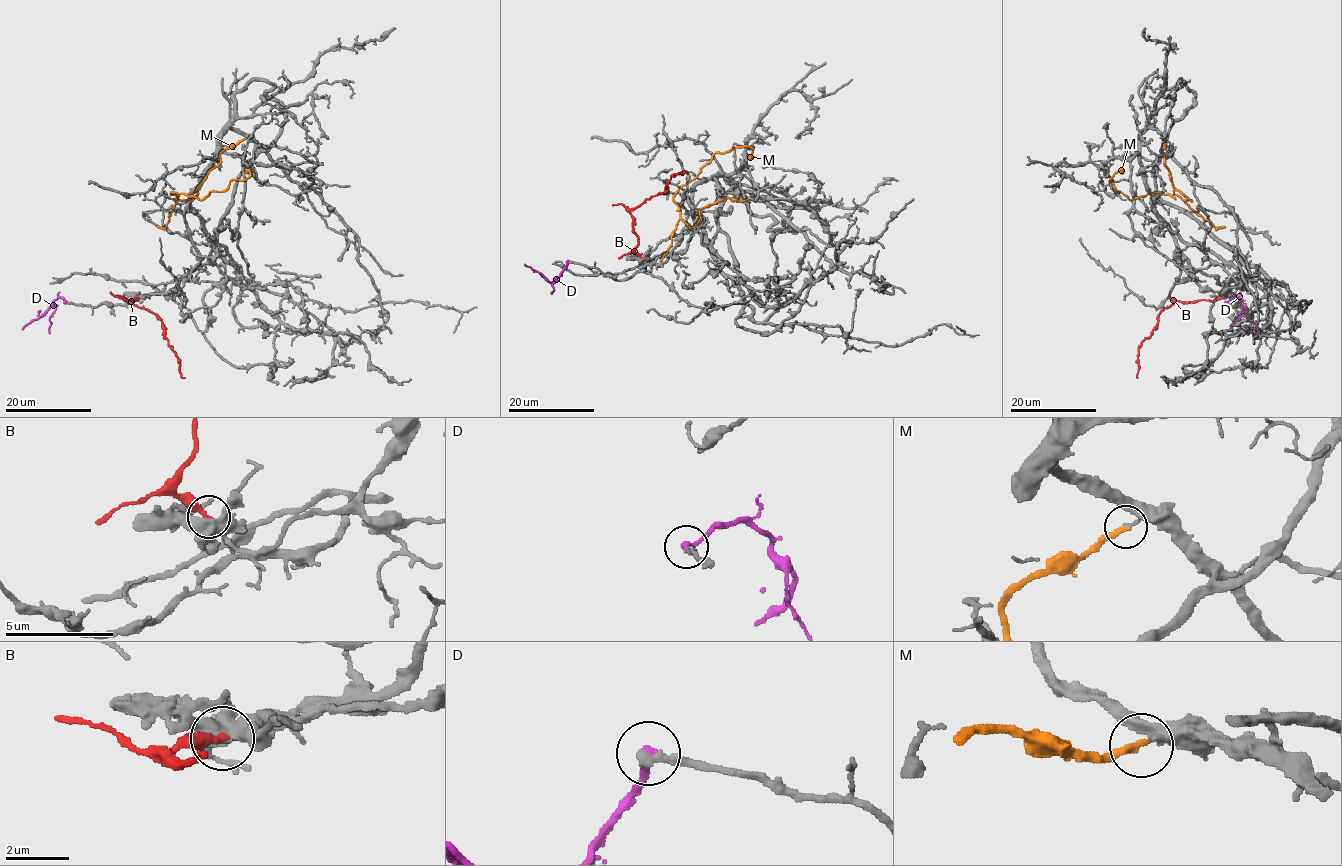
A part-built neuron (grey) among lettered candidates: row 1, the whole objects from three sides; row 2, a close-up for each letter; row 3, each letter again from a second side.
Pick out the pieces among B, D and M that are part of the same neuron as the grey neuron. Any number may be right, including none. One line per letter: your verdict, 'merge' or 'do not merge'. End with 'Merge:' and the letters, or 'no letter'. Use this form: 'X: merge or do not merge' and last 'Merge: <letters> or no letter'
B: do not merge
D: do not merge
M: do not merge
Merge: no letter

